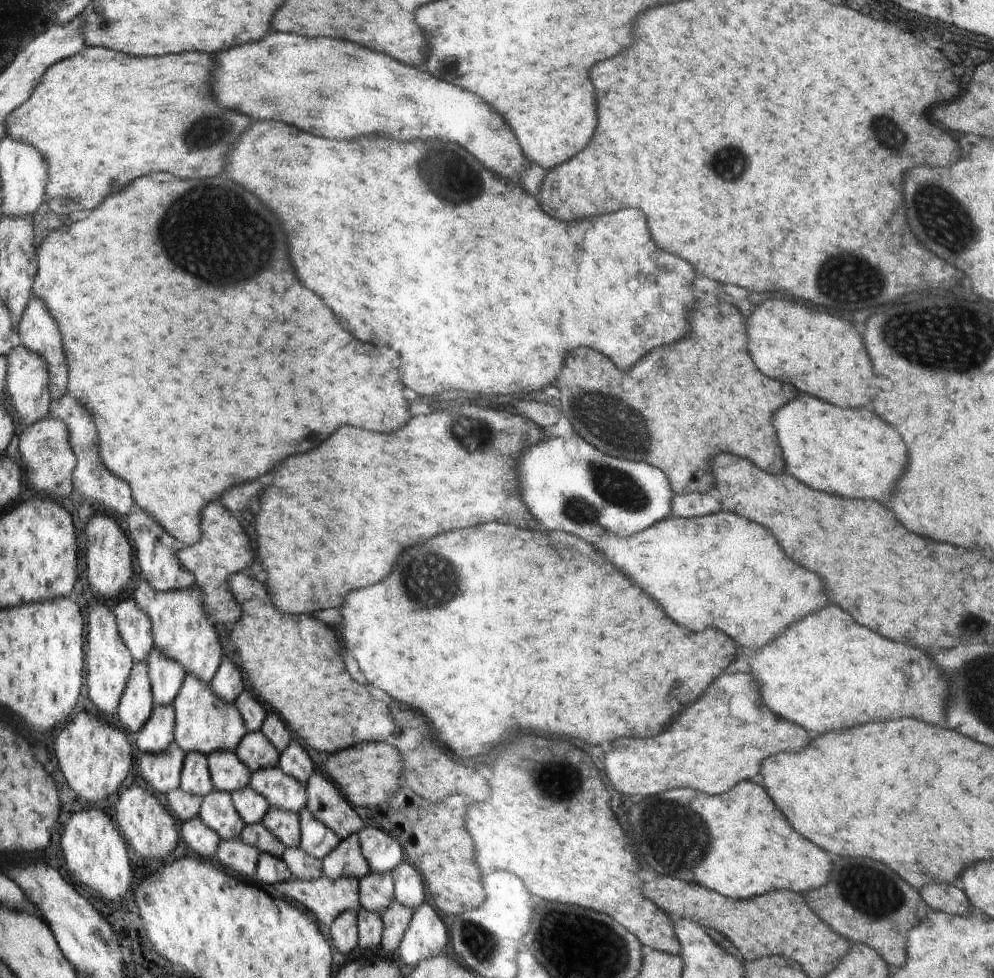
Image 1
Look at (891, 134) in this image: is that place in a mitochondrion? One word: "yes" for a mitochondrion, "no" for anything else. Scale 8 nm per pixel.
yes

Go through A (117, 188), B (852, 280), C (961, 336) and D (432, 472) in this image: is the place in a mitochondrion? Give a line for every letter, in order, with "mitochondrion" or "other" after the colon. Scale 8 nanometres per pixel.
A: other
B: mitochondrion
C: mitochondrion
D: other

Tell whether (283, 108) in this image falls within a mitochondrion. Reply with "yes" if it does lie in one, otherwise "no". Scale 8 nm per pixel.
no

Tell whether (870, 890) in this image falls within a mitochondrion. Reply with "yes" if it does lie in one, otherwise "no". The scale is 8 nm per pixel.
yes

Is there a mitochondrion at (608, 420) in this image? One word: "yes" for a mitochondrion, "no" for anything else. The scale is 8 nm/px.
yes

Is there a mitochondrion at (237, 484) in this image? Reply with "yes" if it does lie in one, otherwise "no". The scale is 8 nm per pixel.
no

